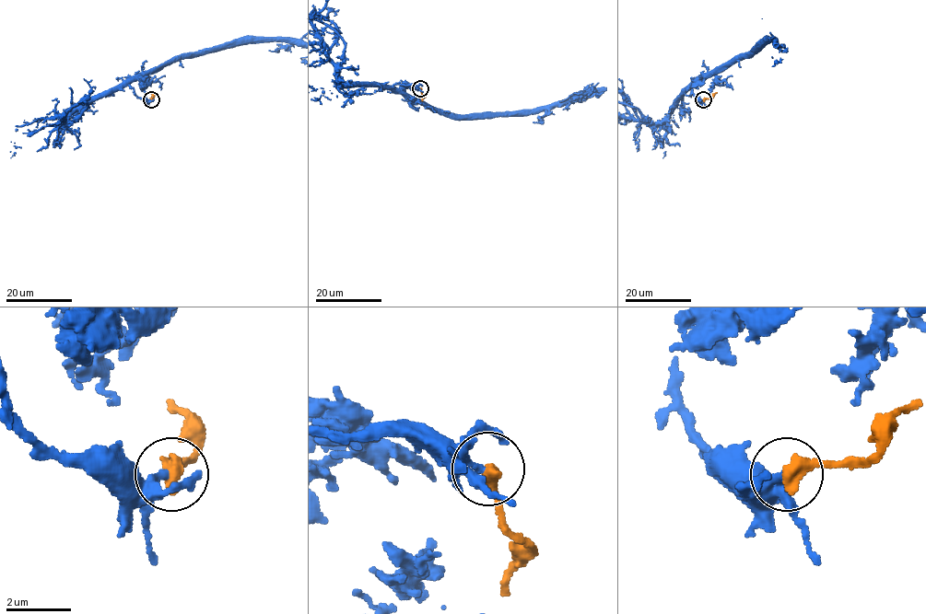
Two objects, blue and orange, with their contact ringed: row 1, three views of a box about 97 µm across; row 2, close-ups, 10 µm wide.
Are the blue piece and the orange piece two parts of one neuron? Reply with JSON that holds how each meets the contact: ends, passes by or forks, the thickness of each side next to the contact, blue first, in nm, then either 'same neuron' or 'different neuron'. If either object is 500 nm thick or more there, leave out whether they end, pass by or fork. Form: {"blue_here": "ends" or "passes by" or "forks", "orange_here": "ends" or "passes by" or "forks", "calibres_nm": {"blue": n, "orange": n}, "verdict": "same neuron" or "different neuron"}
{"blue_here": "ends", "orange_here": "ends", "calibres_nm": {"blue": 220, "orange": 480}, "verdict": "different neuron"}

